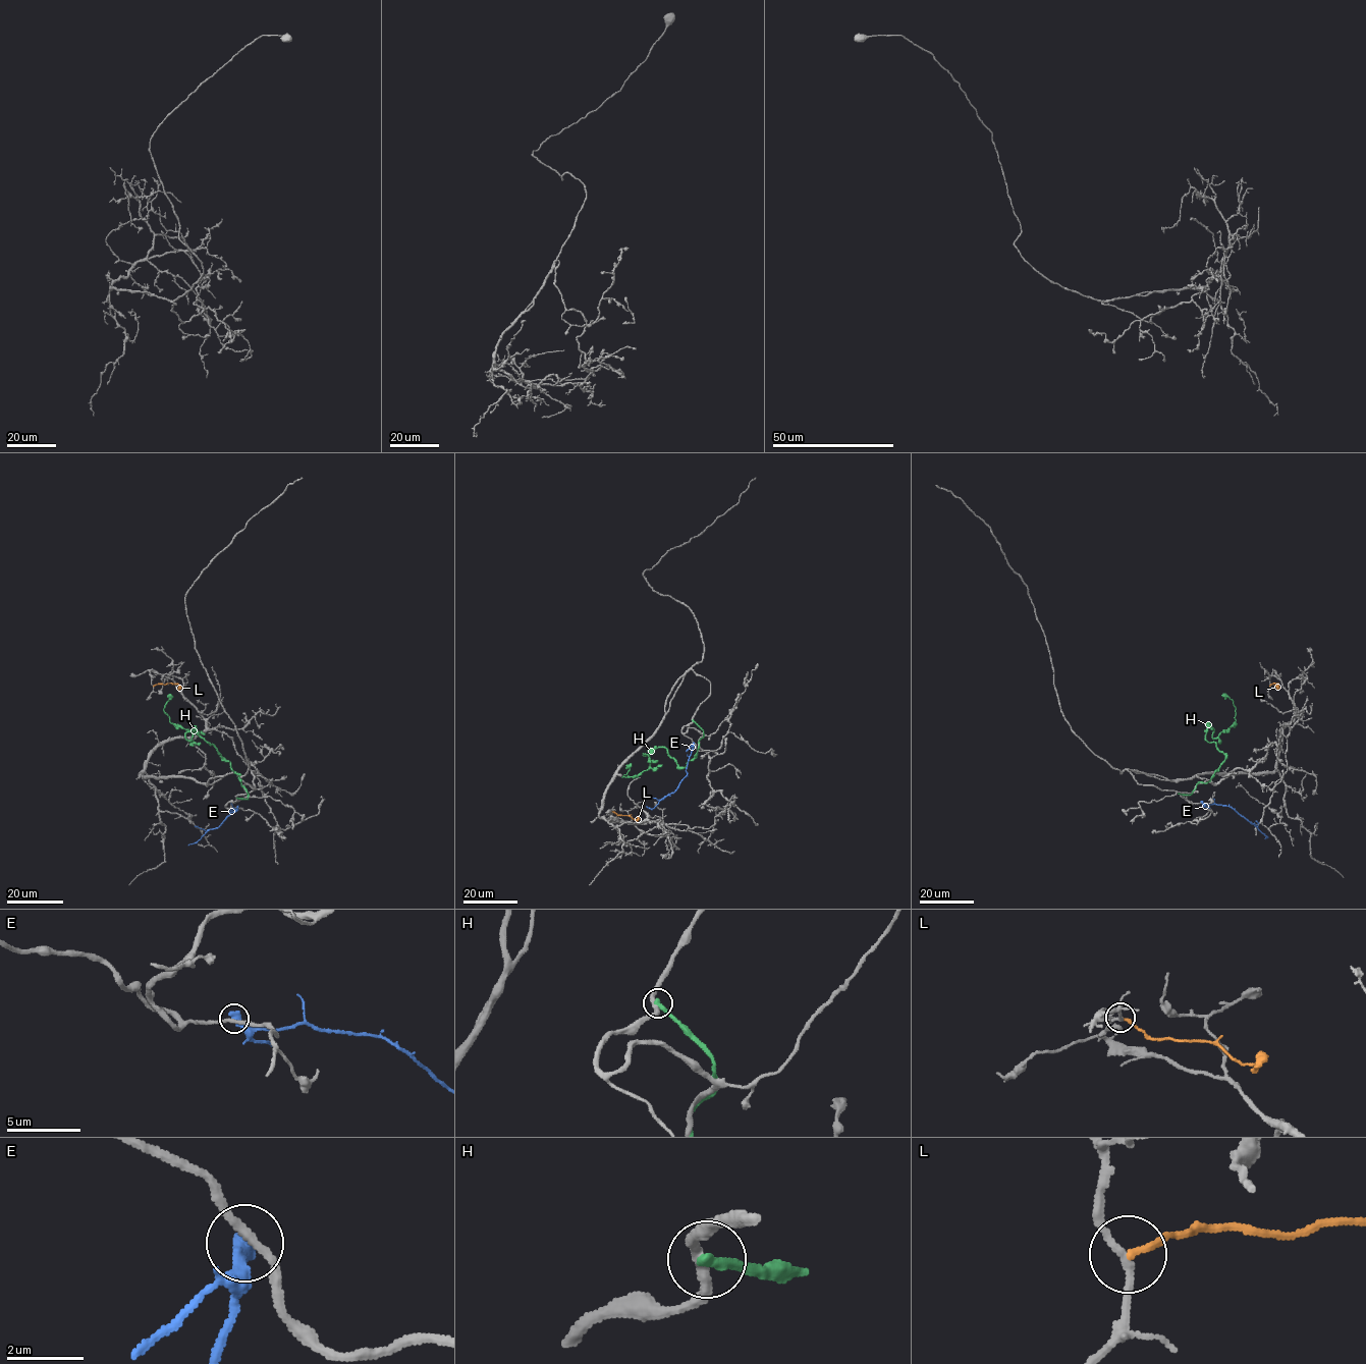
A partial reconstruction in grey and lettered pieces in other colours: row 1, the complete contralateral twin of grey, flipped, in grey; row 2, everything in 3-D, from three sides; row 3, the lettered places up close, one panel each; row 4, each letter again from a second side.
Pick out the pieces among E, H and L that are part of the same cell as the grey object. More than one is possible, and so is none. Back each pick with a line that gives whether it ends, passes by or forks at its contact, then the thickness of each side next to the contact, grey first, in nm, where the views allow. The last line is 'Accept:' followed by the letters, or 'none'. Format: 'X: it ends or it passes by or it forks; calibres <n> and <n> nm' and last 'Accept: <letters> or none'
Accept: none

